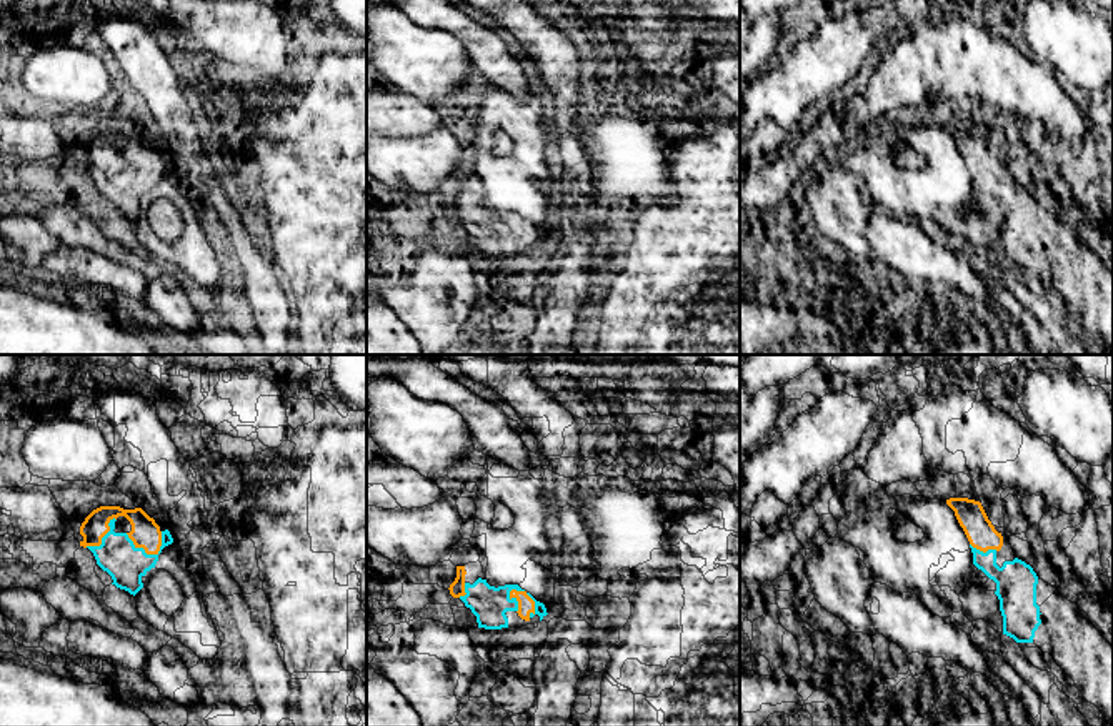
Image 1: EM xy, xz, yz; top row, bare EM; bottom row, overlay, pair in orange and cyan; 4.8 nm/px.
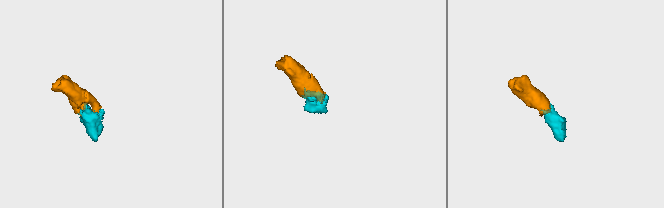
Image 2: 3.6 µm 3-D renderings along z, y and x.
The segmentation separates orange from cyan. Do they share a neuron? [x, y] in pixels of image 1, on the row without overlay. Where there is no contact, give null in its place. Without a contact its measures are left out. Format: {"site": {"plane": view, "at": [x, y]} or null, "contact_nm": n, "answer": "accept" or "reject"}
{"site": {"plane": "xz", "at": [530, 225]}, "contact_nm": 170, "answer": "accept"}

